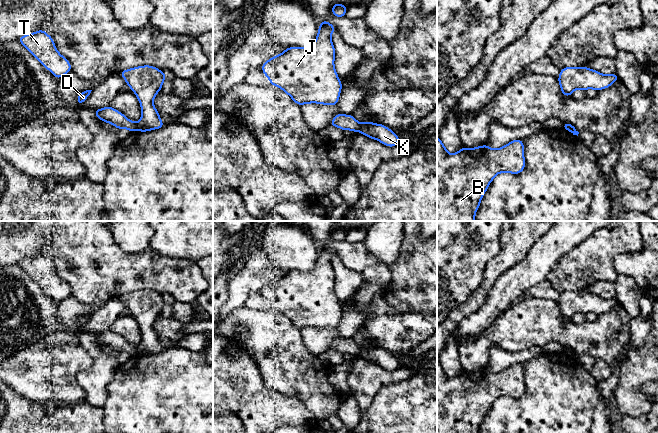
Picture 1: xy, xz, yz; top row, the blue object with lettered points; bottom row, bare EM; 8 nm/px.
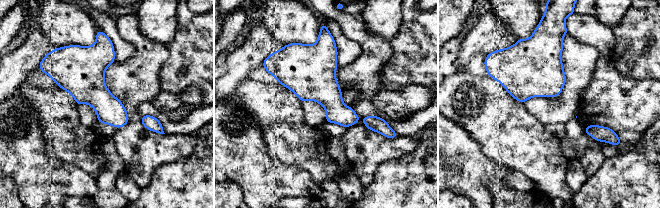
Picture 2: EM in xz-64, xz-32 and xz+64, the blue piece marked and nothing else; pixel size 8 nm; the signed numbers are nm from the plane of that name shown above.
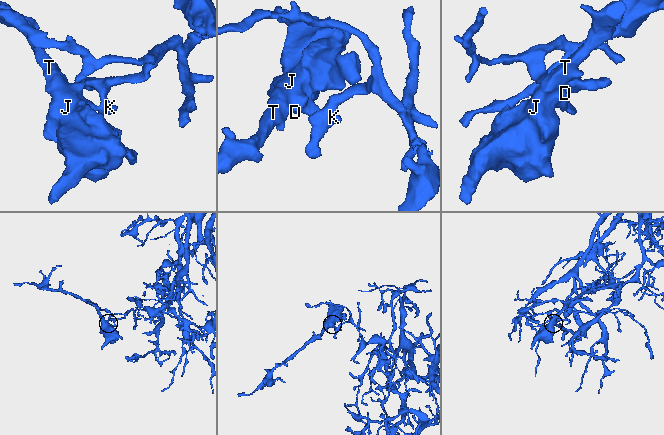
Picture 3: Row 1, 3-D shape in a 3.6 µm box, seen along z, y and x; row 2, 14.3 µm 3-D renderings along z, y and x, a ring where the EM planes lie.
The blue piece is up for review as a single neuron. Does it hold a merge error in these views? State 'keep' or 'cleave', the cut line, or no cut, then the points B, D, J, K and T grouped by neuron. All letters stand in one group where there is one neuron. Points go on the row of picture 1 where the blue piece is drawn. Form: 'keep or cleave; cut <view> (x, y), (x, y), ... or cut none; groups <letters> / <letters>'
cleave; cut xz (361, 123), (358, 130); groups B D J T / K

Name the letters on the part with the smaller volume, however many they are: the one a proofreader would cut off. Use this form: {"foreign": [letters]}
{"foreign": ["B", "D", "J", "T"]}

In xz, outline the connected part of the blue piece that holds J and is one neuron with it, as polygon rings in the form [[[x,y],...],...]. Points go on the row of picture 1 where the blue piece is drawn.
[[[328,21],[319,23],[312,47],[289,47],[261,66],[270,84],[282,89],[299,106],[310,103],[336,106],[342,90],[342,83],[334,66],[335,48],[331,39],[336,28]]]

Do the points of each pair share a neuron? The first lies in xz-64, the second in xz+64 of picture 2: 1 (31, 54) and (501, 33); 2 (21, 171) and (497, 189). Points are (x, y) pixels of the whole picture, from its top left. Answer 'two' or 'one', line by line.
1: one
2: two

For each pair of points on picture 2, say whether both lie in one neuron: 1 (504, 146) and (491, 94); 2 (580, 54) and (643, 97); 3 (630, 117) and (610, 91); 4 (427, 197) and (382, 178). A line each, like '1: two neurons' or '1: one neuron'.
1: one neuron
2: two neurons
3: one neuron
4: one neuron

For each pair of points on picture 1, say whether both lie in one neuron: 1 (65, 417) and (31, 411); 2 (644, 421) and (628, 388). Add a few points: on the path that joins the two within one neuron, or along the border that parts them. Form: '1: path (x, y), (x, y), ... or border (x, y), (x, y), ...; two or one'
1: path (57, 417), (39, 417); one
2: border (647, 412), (639, 416), (623, 415); two

